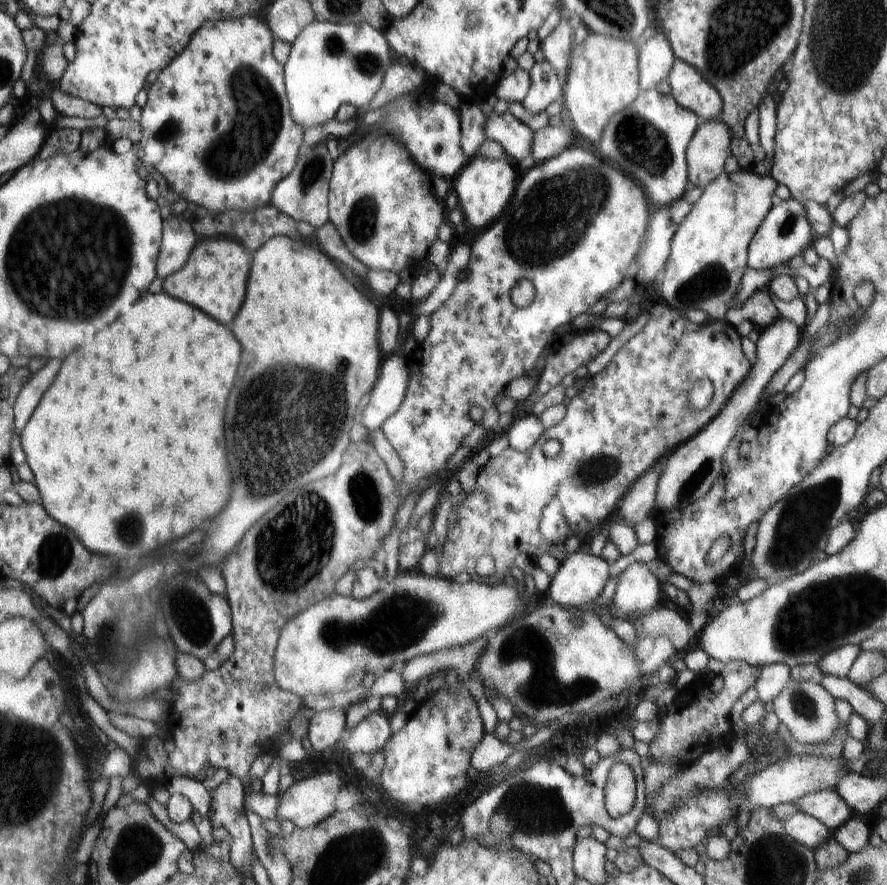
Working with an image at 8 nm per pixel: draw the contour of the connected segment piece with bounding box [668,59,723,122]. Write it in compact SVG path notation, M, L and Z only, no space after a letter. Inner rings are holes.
M676 59L668 74L670 92L676 102L700 116L716 120L722 116L722 97L704 77L683 60Z

